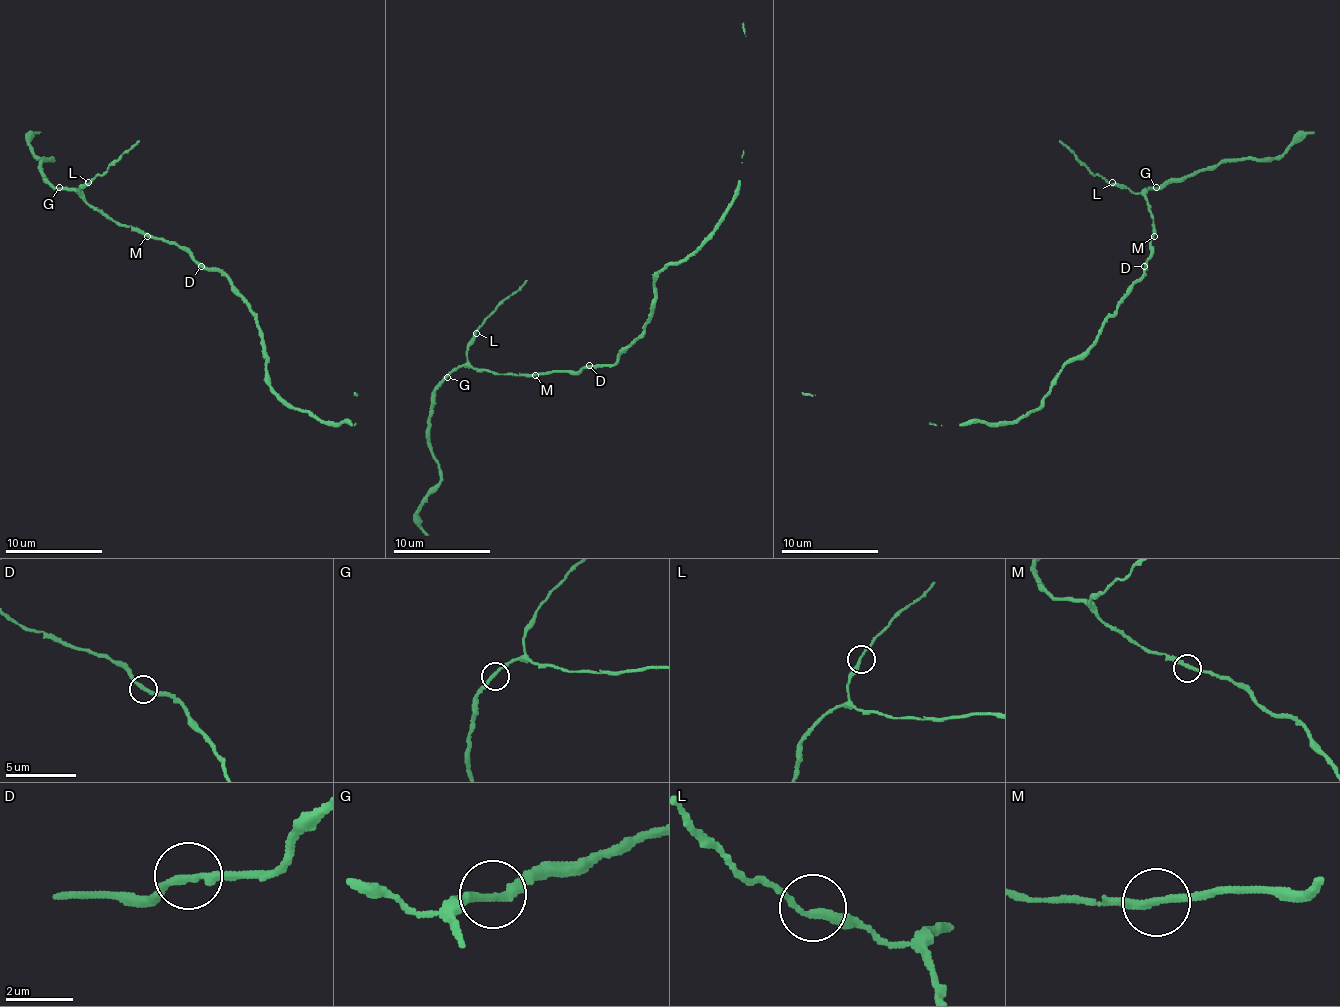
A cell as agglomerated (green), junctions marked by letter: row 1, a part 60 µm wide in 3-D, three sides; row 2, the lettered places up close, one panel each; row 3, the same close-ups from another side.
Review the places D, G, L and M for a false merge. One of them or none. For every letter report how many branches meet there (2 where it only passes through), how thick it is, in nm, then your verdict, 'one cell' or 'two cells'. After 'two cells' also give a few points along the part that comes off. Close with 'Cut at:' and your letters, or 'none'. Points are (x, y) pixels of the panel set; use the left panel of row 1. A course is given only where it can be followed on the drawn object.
D: branches 2; calibre 240 nm; one cell
G: branches 2; calibre 220 nm; one cell
L: branches 2; calibre 200 nm; one cell
M: branches 2; calibre 240 nm; one cell
Cut at: none

